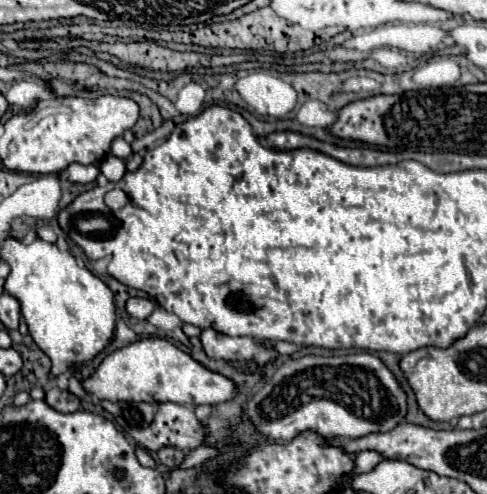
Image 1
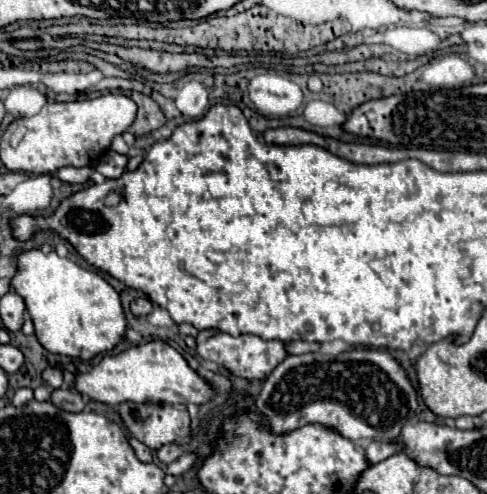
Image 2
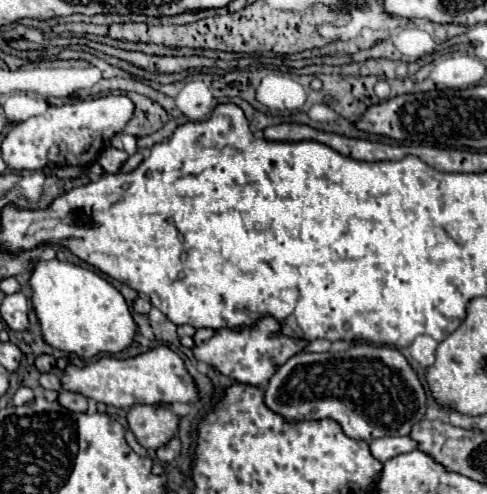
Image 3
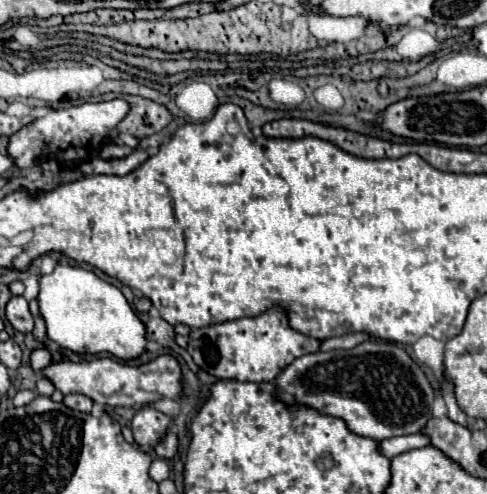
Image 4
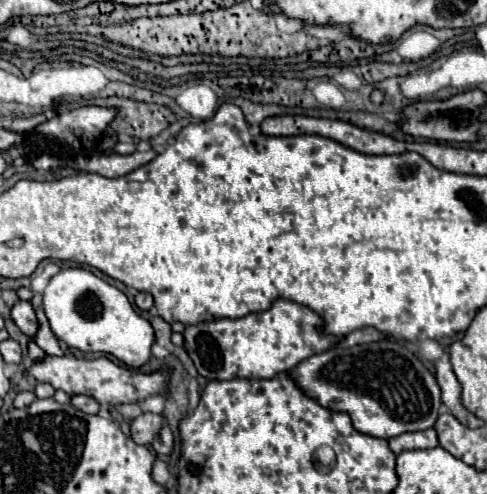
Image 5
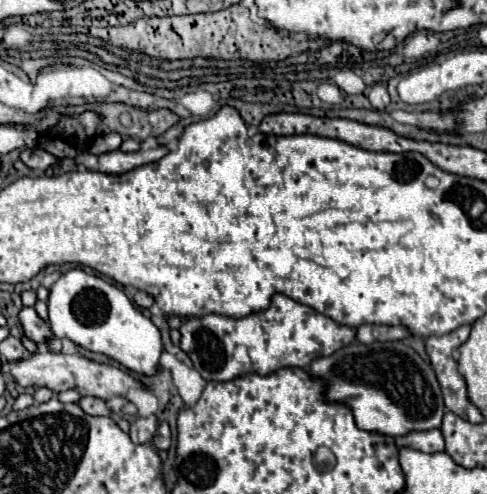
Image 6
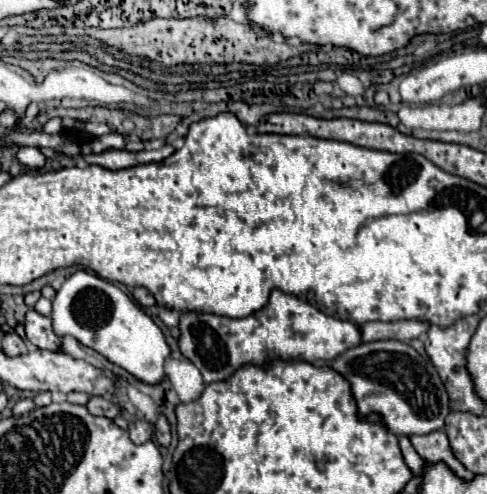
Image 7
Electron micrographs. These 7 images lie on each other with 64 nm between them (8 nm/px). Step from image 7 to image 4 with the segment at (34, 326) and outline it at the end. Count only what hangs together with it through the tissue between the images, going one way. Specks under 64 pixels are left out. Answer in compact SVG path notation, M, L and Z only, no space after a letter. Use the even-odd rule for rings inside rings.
M12 296L6 304L6 318L8 322L14 326L14 330L28 334L34 328L34 320L32 314L28 310L28 302L24 296Z

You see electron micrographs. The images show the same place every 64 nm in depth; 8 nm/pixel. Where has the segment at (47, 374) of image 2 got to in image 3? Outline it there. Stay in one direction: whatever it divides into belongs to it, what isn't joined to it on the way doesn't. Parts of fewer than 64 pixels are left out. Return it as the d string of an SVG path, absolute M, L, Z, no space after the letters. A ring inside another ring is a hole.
M44 372L40 375L40 386L48 390L60 390L60 378L54 372Z

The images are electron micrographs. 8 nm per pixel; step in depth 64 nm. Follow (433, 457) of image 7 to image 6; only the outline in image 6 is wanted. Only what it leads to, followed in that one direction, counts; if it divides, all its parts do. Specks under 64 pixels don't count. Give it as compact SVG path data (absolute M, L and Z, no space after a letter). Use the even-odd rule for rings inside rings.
M424 430L424 432L408 432L396 438L396 446L408 446L420 452L440 452L444 450L444 438L440 430Z

